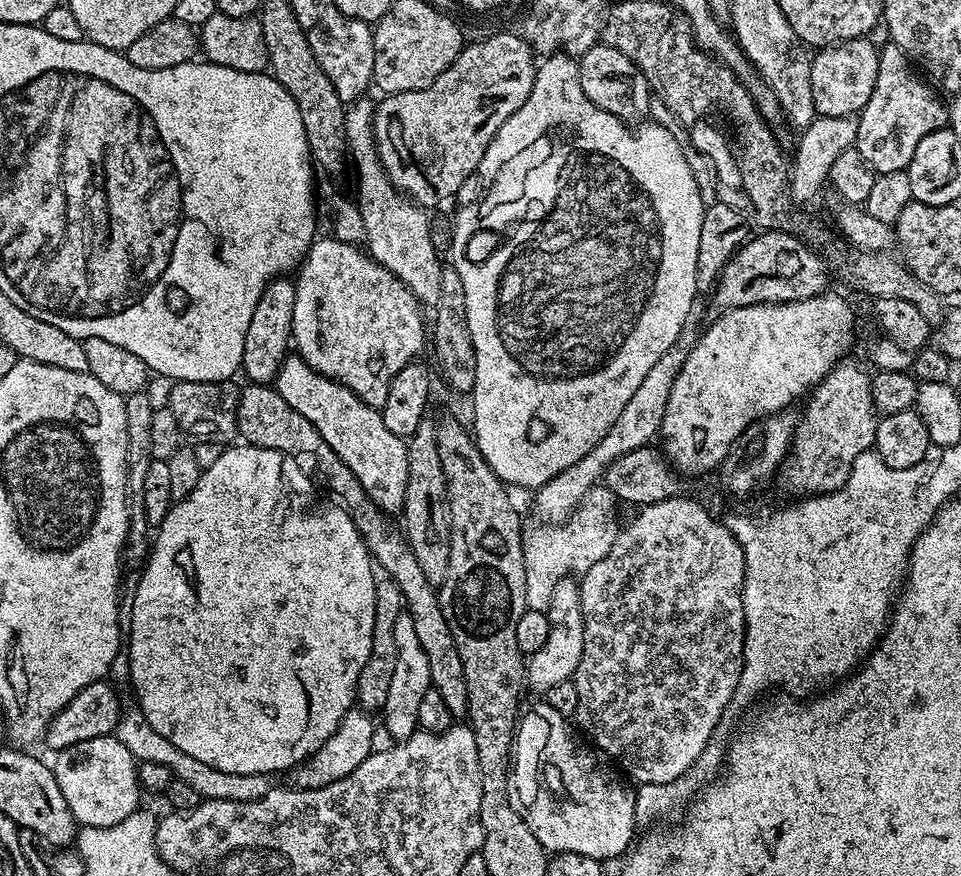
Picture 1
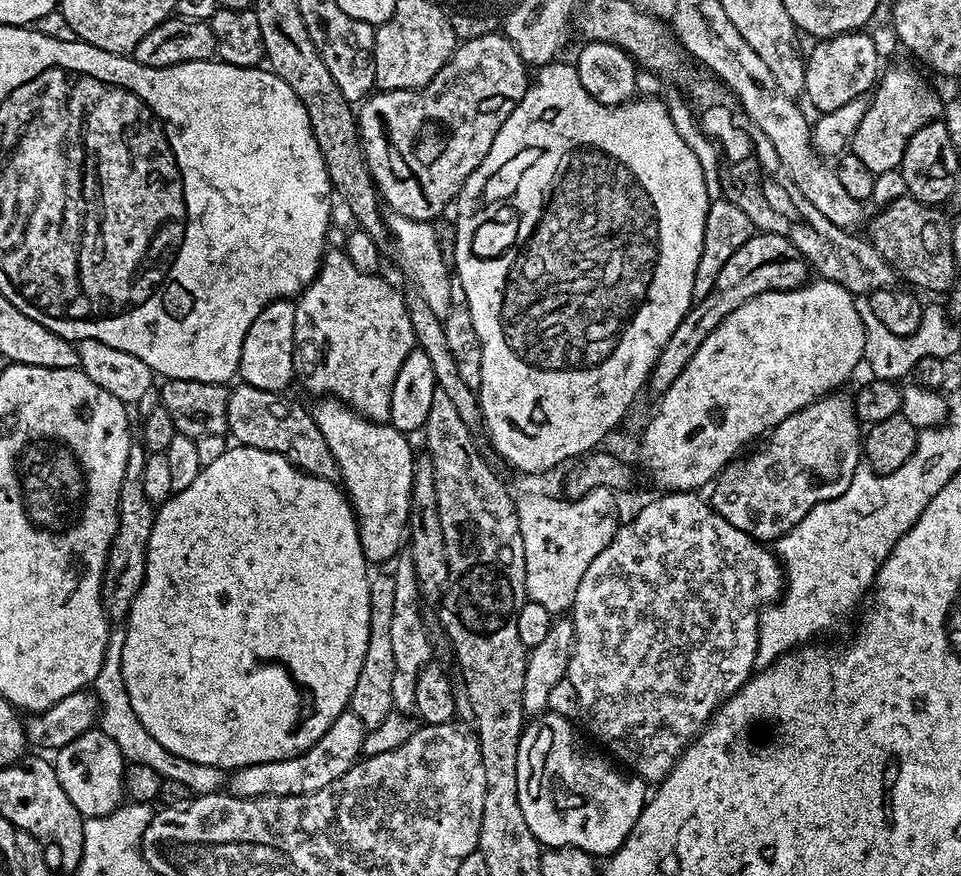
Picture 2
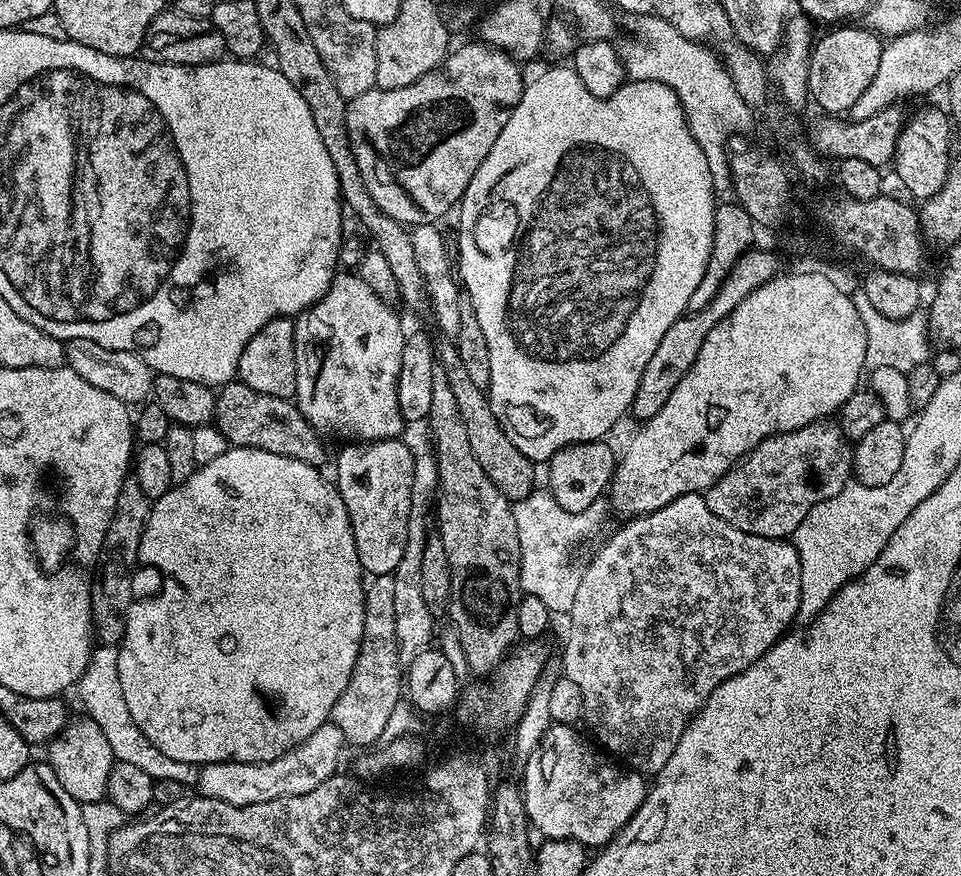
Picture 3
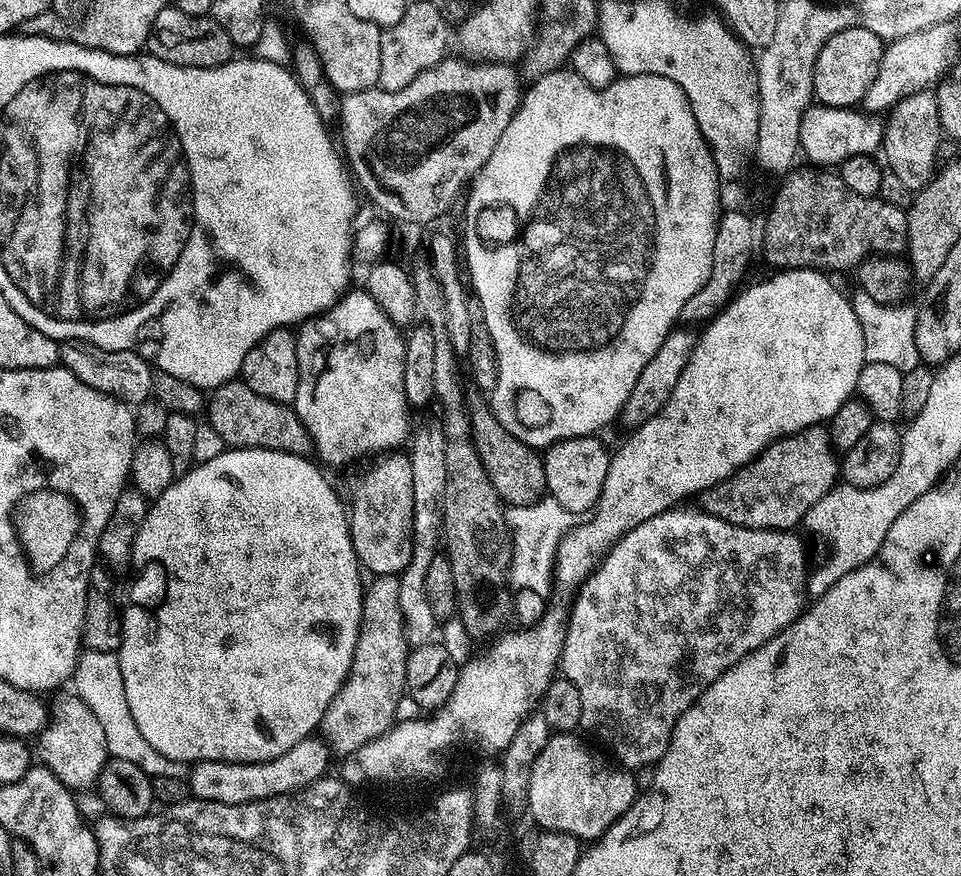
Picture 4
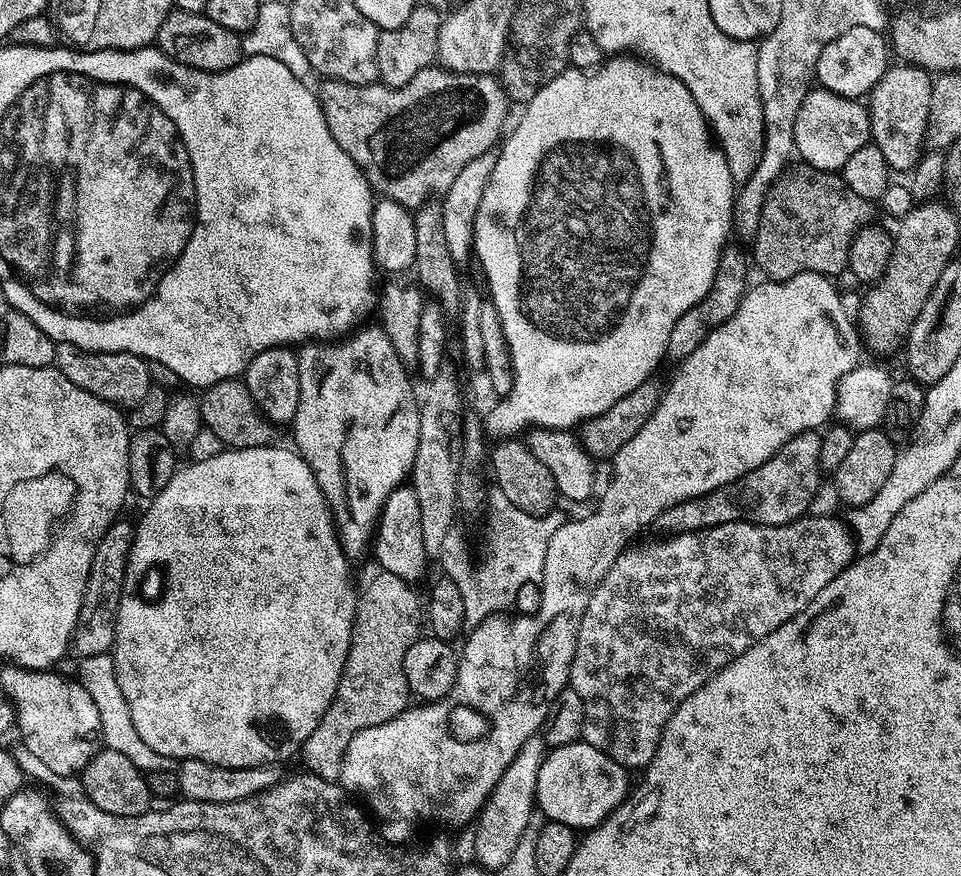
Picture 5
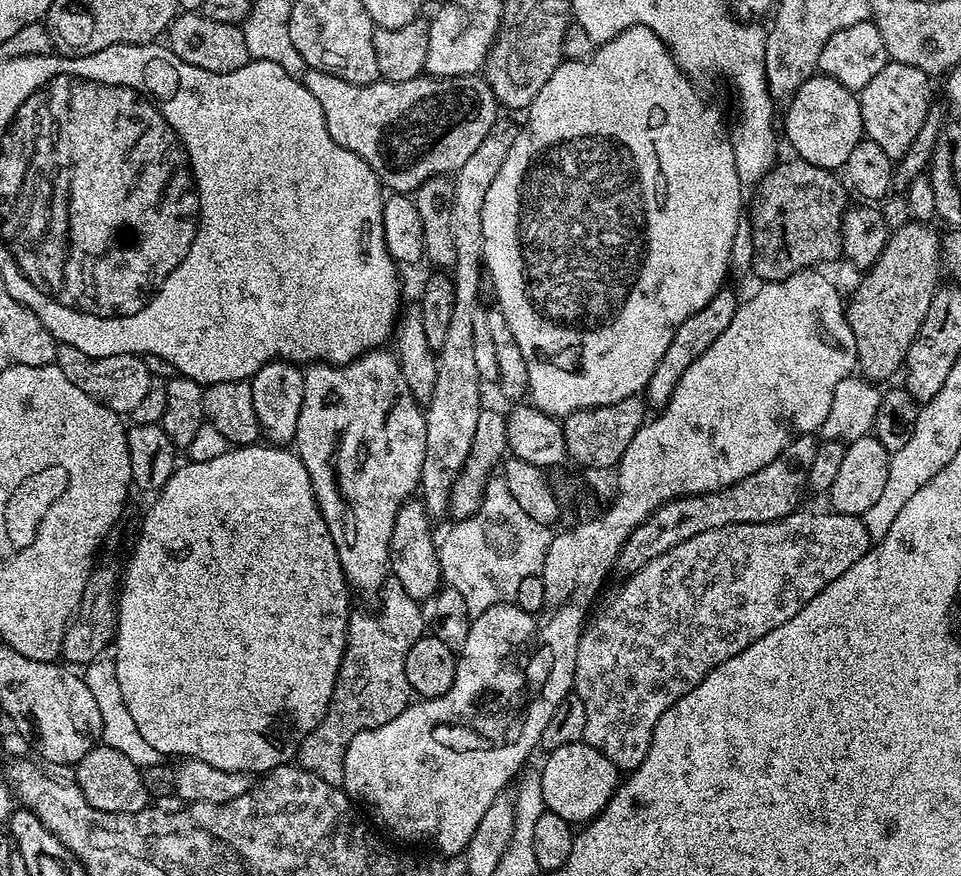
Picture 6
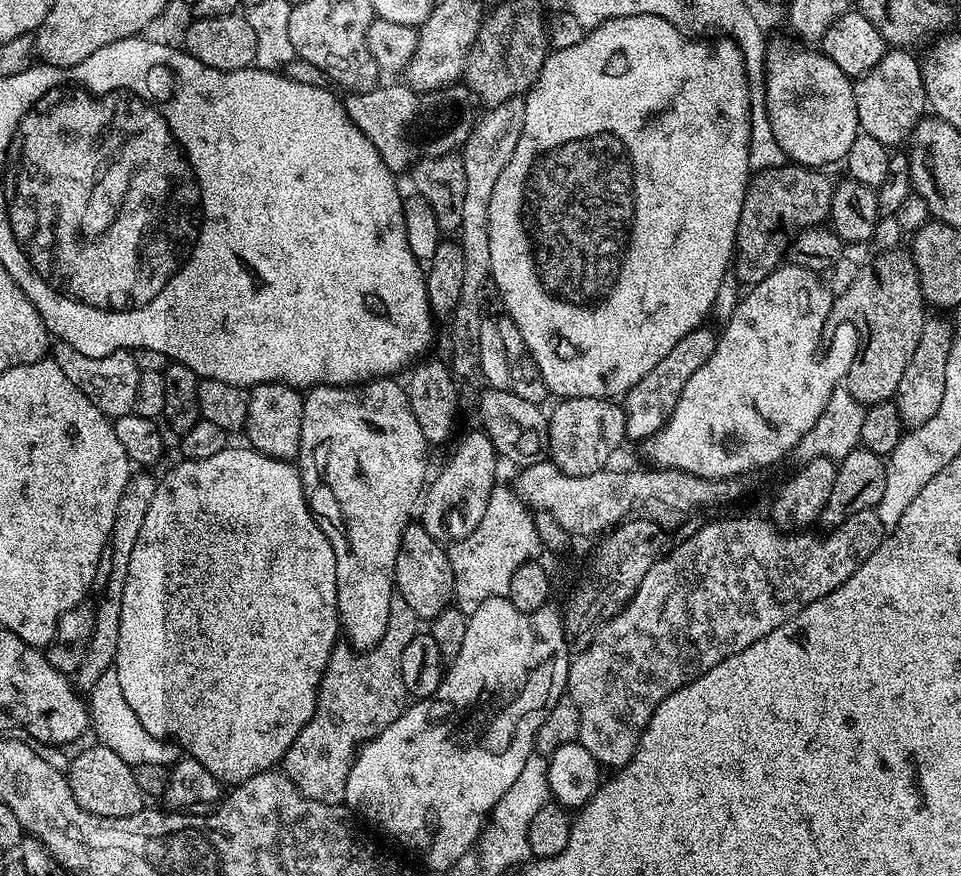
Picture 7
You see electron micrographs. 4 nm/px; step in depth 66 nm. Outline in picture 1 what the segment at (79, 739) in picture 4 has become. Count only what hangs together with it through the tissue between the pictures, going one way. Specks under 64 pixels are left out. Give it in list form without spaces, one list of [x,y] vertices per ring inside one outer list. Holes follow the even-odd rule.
[[[116,735],[78,742],[55,753],[54,759],[58,790],[62,790],[62,798],[66,798],[66,806],[70,806],[70,814],[74,814],[77,825],[86,828],[118,826],[122,818],[130,818],[130,814],[141,807],[142,789],[136,777],[138,762],[130,750],[118,742]]]

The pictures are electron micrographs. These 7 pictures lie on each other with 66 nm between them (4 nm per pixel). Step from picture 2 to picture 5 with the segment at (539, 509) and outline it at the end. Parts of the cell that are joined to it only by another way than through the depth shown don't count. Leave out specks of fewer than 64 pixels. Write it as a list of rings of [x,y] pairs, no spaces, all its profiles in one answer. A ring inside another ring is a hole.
[[[497,486],[487,493],[487,512],[486,546],[476,568],[472,568],[466,538],[456,526],[447,532],[436,557],[443,575],[448,576],[462,593],[463,606],[466,609],[464,624],[470,630],[486,618],[513,607],[520,585],[539,584],[544,576],[546,549],[552,534],[547,519],[519,510]]]

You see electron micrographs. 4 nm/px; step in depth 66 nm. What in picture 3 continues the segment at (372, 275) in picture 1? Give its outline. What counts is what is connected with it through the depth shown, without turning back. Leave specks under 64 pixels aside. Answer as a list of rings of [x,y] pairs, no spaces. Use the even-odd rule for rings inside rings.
[[[344,274],[337,275],[336,279],[333,280],[332,284],[328,288],[328,293],[318,301],[317,304],[311,304],[307,312],[300,313],[299,316],[295,317],[294,323],[296,325],[296,333],[294,334],[294,358],[296,359],[296,394],[294,397],[294,403],[297,408],[300,409],[301,414],[306,418],[306,422],[310,422],[310,426],[315,428],[317,432],[321,434],[327,434],[327,432],[337,432],[340,436],[352,436],[348,438],[355,438],[360,442],[375,442],[378,440],[394,440],[401,435],[400,431],[406,427],[406,421],[402,410],[398,406],[398,370],[402,370],[402,346],[404,345],[404,338],[406,335],[406,328],[400,325],[400,316],[396,313],[397,309],[393,305],[386,303],[382,298],[378,298],[378,294],[374,294],[374,290],[370,290],[368,283],[358,274],[352,274],[352,276],[344,276]]]

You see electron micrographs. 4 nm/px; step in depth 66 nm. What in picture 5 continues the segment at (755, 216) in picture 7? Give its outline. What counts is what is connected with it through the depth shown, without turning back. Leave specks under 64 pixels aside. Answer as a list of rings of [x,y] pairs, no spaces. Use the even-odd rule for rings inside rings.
[[[803,162],[793,163],[769,190],[762,206],[757,236],[750,243],[751,259],[755,267],[757,264],[765,272],[768,280],[789,280],[803,272],[818,272],[836,278],[840,271],[843,273],[847,269],[850,246],[860,229],[873,223],[872,208],[874,212],[873,201],[858,198],[858,194],[846,186],[843,175],[823,172]]]

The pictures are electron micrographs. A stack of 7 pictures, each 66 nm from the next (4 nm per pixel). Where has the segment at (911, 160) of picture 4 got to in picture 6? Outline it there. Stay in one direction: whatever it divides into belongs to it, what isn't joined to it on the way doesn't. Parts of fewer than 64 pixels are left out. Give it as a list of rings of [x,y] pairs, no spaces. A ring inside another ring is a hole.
[[[889,62],[882,70],[878,70],[876,77],[866,82],[866,86],[858,94],[864,136],[878,142],[878,146],[886,150],[893,162],[906,154],[911,142],[917,137],[918,130],[926,121],[929,107],[934,100],[928,83],[930,77],[927,72],[914,66]]]

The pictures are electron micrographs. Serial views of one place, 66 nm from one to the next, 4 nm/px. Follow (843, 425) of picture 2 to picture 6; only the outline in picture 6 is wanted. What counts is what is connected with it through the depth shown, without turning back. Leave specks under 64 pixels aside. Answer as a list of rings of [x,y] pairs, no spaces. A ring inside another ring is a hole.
[[[815,435],[797,436],[788,443],[786,450],[782,450],[782,454],[778,454],[778,458],[774,458],[774,462],[762,466],[762,470],[754,470],[750,478],[742,478],[742,482],[734,482],[713,492],[669,500],[628,535],[620,550],[618,568],[624,574],[637,572],[646,566],[646,562],[654,562],[654,558],[666,554],[666,550],[674,550],[674,546],[698,538],[698,534],[706,534],[706,530],[735,524],[770,524],[791,516],[797,511],[800,491],[805,491],[808,483],[817,443]]]

